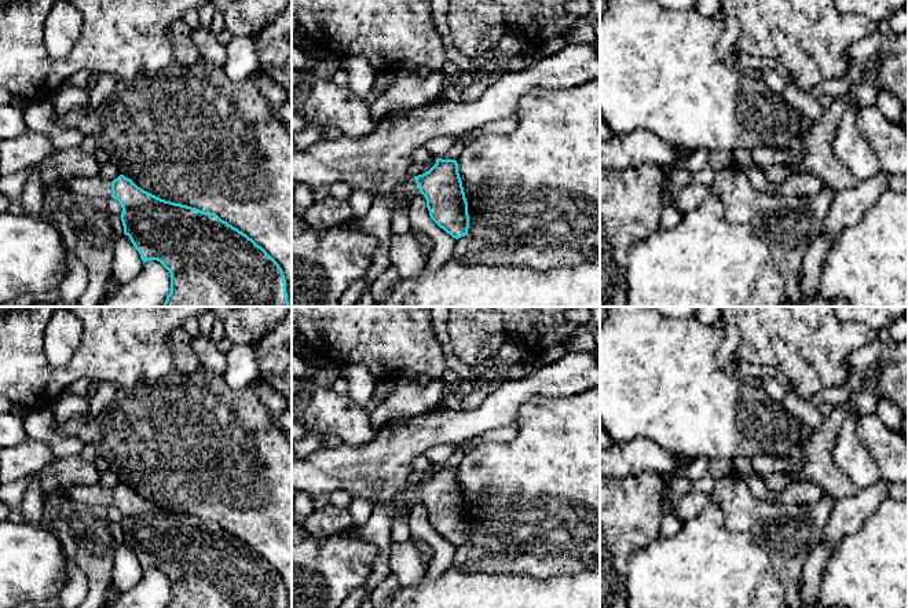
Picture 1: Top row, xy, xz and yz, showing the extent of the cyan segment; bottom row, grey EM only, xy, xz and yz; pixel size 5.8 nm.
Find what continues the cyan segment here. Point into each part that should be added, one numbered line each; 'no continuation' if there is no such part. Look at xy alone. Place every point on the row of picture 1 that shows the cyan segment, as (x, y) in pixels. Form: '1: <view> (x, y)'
1: xy (96, 186)

